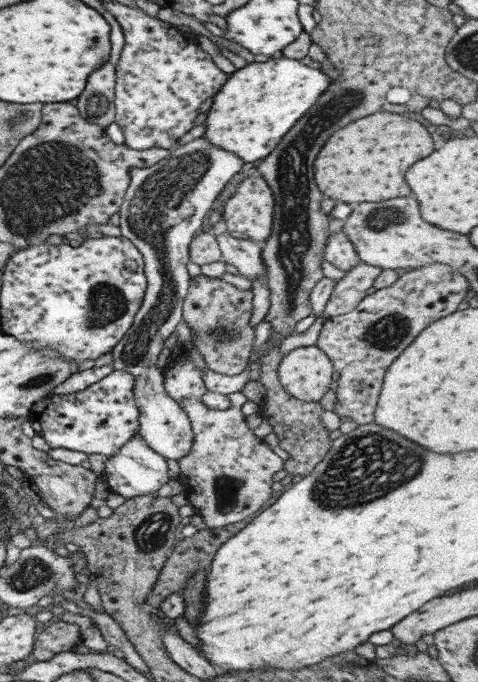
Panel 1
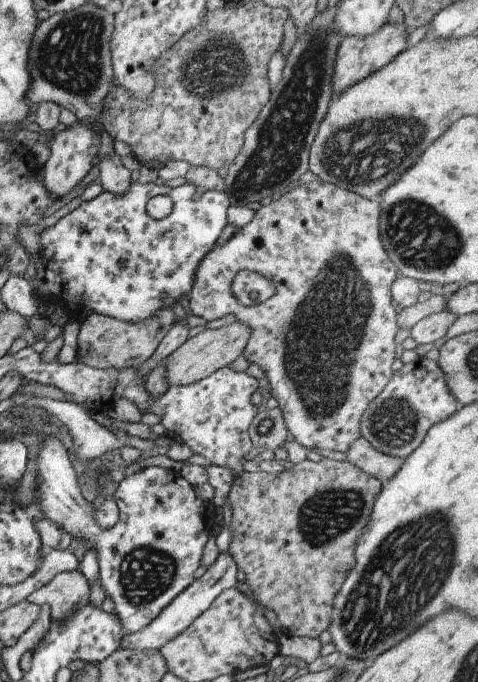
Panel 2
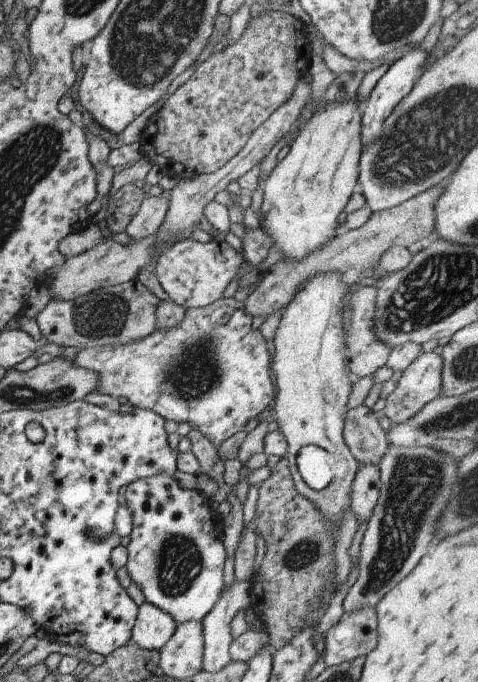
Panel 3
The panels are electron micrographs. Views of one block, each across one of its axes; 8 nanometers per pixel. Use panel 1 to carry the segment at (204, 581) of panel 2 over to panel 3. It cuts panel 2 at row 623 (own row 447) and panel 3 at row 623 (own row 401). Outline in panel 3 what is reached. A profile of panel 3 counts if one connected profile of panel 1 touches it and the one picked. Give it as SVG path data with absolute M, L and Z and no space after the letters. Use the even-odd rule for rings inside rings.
M146 602L139 606L131 641L144 650L159 651L172 638L176 628L178 624L170 614Z

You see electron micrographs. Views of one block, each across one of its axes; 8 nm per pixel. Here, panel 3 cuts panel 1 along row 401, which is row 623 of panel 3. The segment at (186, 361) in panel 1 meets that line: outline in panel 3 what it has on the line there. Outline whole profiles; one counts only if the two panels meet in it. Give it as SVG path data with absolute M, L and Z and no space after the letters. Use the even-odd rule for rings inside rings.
M155 474L138 479L127 486L126 506L132 510L132 532L127 544L128 560L126 568L130 578L140 587L147 603L164 610L172 616L176 624L182 622L202 622L214 608L224 588L224 564L226 550L220 540L222 524L214 520L216 511L211 507L209 499L199 490L180 488L171 474Z

